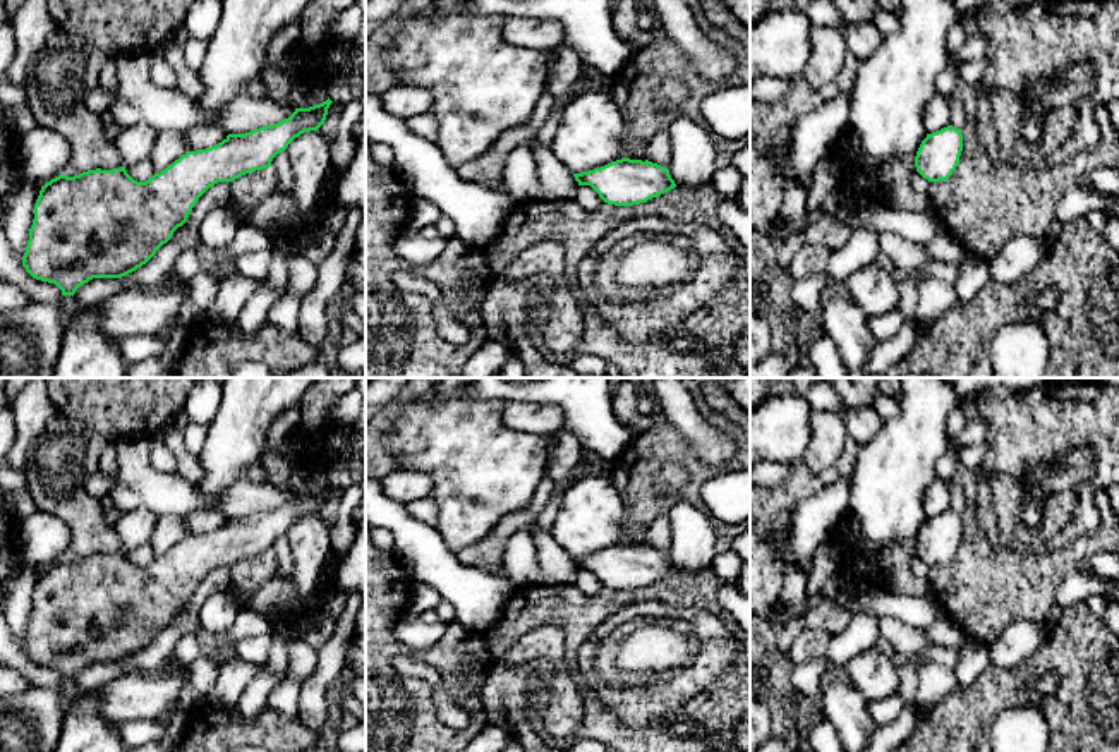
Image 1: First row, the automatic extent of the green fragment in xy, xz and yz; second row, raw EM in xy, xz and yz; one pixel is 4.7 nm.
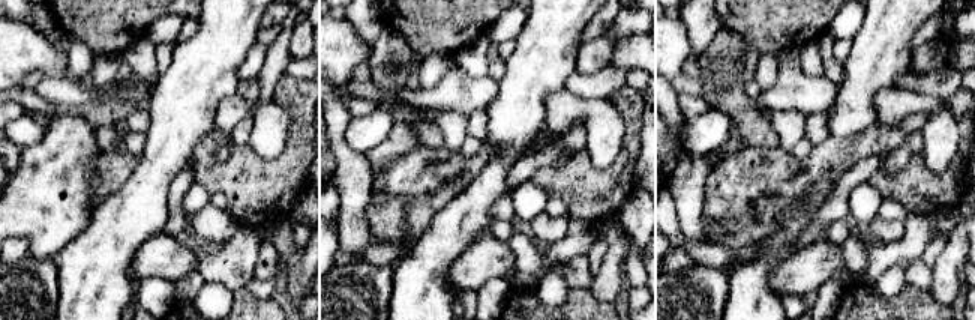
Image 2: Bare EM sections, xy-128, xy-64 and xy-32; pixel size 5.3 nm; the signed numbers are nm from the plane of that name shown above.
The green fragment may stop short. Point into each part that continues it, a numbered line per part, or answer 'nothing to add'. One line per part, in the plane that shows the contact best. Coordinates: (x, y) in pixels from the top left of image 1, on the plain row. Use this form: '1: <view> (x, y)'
nothing to add

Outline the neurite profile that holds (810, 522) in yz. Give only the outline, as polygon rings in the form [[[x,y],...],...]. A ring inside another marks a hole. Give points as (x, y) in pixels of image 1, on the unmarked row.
[[[834,479],[824,484],[814,500],[789,510],[789,531],[777,546],[784,568],[796,567],[808,577],[817,548],[832,536],[841,513],[850,506],[850,488],[851,479]]]

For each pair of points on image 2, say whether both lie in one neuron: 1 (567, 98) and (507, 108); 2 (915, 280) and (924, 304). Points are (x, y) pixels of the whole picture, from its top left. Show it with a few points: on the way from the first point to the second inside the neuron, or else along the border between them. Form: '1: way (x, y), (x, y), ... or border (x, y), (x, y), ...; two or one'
1: border (564, 87), (549, 92), (545, 98), (545, 129); two
2: border (906, 284), (927, 292); two

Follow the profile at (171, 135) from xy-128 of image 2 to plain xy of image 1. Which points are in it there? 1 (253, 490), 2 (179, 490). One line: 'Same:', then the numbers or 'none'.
Same: none

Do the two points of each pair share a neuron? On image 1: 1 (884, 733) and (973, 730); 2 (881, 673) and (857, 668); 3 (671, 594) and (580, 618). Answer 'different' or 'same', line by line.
1: different
2: same
3: same

